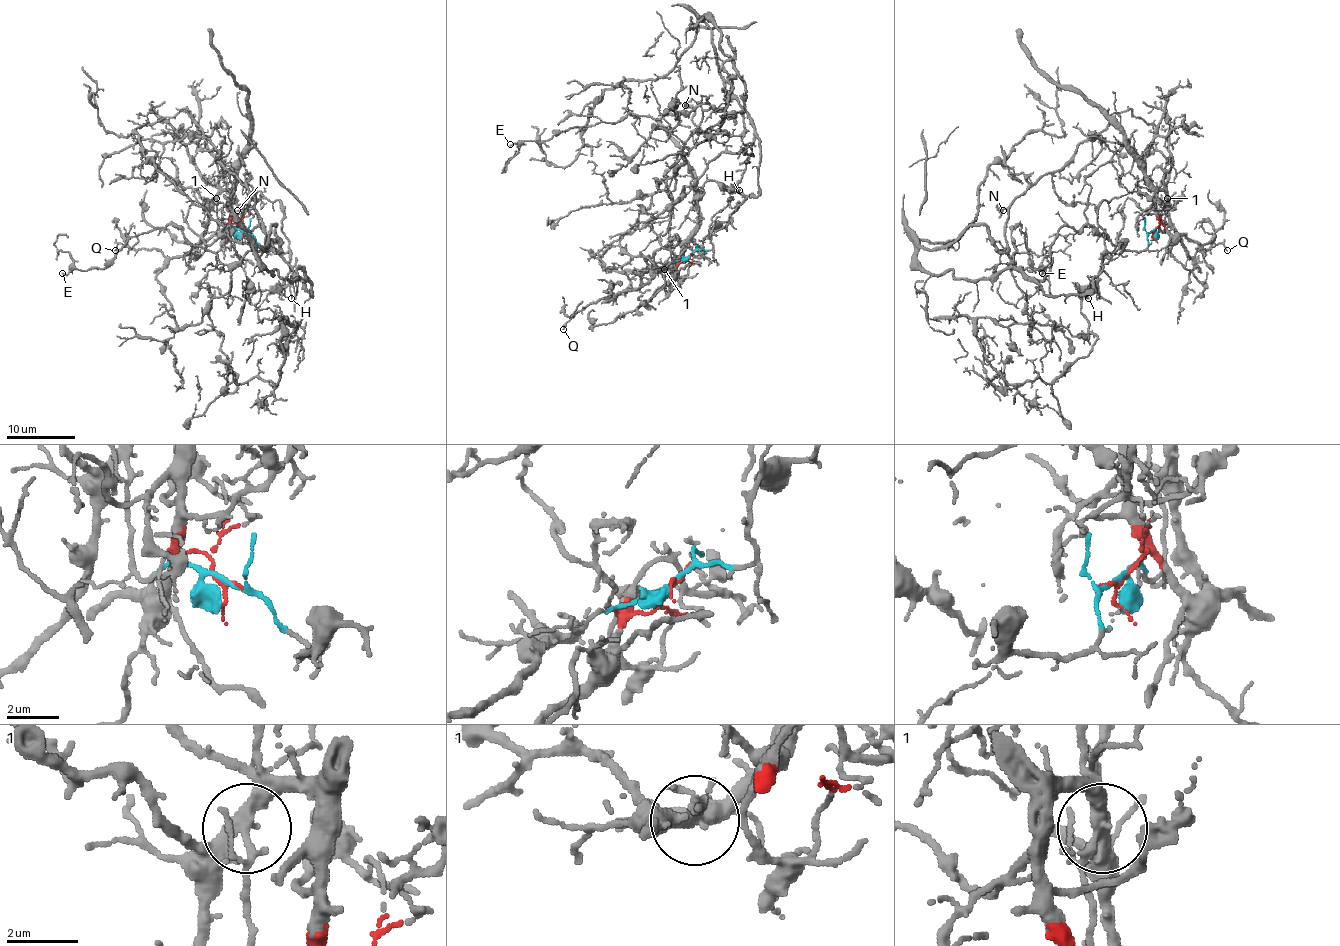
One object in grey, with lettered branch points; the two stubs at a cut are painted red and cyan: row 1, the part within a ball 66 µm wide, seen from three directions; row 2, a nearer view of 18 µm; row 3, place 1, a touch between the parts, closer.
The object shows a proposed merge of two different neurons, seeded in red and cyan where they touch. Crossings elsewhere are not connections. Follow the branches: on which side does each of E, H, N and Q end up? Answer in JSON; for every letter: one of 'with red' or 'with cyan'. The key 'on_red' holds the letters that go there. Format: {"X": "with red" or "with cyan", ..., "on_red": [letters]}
{"E": "with cyan", "H": "with cyan", "N": "with cyan", "Q": "with red", "on_red": ["Q"]}

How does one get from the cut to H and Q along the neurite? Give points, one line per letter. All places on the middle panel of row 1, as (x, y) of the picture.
H: (690, 254), (713, 247), (711, 229), (725, 223), (744, 198), (739, 190)
Q: (690, 255), (682, 262), (680, 257), (632, 290), (587, 304), (563, 329)

